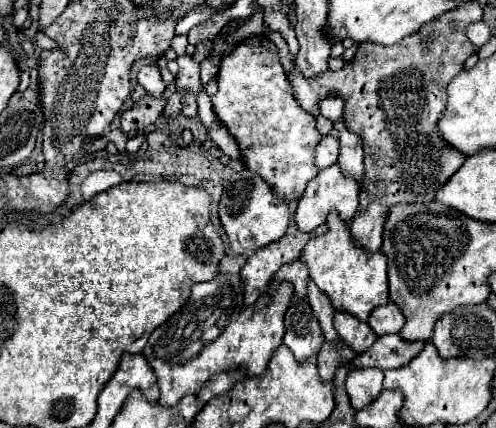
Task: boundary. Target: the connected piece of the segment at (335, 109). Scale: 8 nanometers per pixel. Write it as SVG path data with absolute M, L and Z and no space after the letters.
M324 98L320 102L320 112L322 112L322 116L326 116L330 120L338 120L340 114L344 112L344 100L342 98Z

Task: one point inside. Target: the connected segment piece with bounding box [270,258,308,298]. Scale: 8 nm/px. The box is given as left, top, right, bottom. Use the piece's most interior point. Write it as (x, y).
(295, 272)

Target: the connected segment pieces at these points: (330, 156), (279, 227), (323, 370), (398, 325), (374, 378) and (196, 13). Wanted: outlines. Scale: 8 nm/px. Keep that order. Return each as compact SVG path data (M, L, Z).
M330 134L322 138L324 142L320 142L320 146L316 148L316 166L322 168L328 168L332 164L336 164L338 160L338 154L340 154L340 144L336 138L332 138Z
M244 168L242 172L232 174L226 184L218 204L218 218L228 236L228 244L232 252L248 258L256 250L280 240L290 224L288 204L274 196L272 188L254 172Z
M336 340L336 342L324 342L320 352L318 352L318 370L320 370L320 378L324 382L332 380L336 370L340 368L342 362L352 362L352 358L356 358L358 354L352 354L344 342Z
M390 302L386 306L380 306L380 308L374 308L370 318L368 318L368 324L370 328L378 334L378 336L384 336L384 334L396 334L402 330L404 326L404 314L400 312L400 308Z
M350 370L346 376L346 392L350 396L350 404L354 410L366 408L382 390L384 372L382 370Z
M204 4L198 6L198 8L192 8L188 14L184 14L184 16L178 20L178 24L176 24L176 34L186 34L192 26L210 20L214 14L218 14L218 12L212 10L212 8L208 8L208 6L204 6Z

